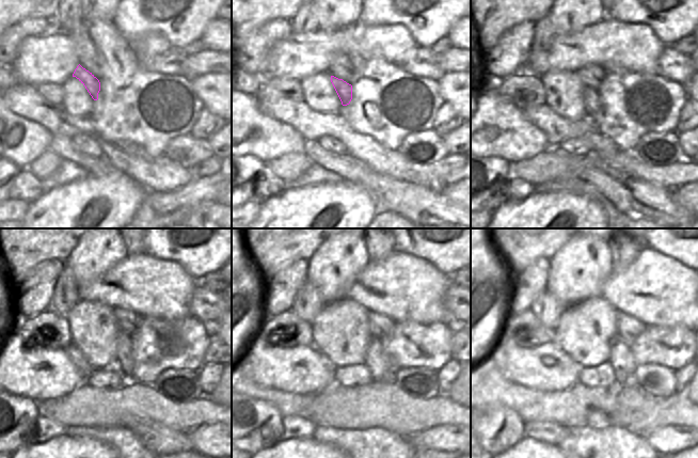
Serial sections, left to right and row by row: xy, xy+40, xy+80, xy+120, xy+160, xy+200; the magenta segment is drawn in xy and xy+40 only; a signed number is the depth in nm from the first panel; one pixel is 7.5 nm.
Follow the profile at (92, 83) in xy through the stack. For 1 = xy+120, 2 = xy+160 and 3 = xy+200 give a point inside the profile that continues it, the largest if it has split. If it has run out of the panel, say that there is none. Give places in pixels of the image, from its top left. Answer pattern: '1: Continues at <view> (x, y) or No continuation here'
1: Continues at xy+120 (124, 362)
2: Continues at xy+160 (376, 360)
3: Continues at xy+200 (621, 359).

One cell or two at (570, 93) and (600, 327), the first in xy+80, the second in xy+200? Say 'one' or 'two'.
one

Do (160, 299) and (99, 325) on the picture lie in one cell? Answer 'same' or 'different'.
different

